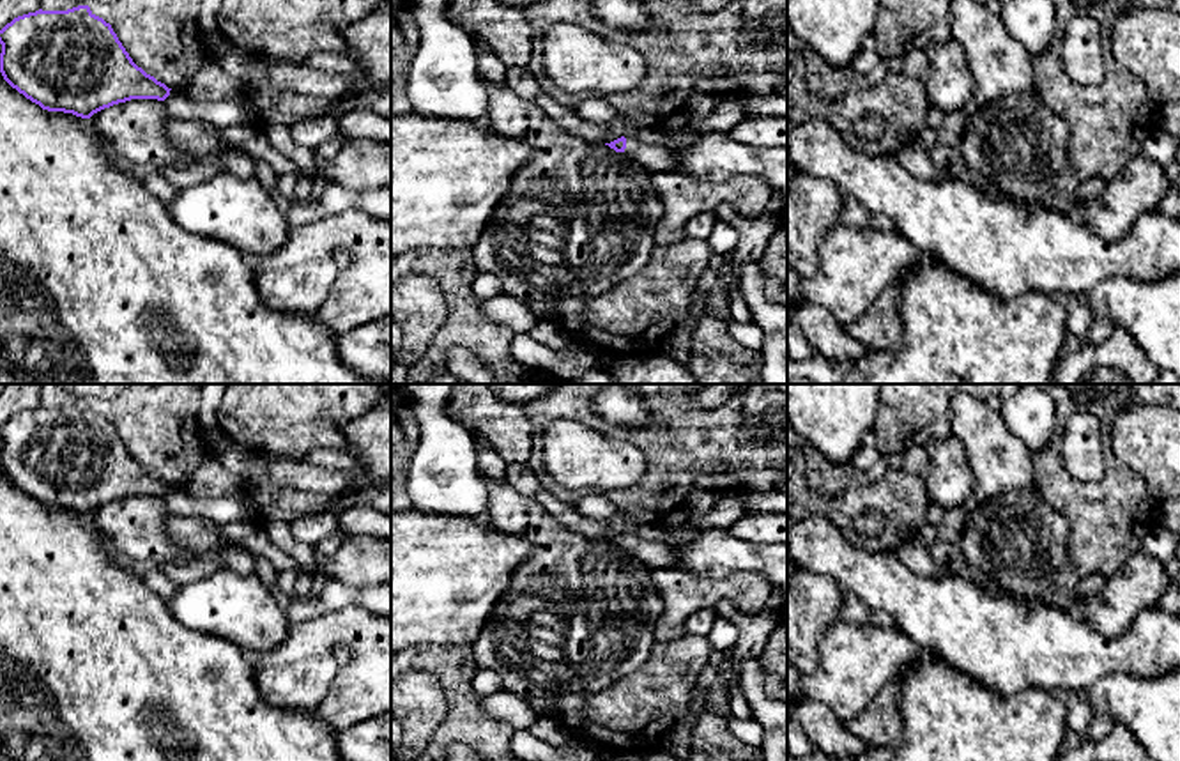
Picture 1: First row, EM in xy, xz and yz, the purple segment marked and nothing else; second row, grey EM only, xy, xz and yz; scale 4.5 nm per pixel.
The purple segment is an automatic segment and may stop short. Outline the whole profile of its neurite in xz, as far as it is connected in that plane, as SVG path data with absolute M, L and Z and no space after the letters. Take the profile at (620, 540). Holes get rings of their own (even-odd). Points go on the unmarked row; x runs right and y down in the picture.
M617 534L610 540L605 540L616 549L624 549L630 556L639 559L642 565L653 570L676 568L678 552L663 542L647 542L635 534Z

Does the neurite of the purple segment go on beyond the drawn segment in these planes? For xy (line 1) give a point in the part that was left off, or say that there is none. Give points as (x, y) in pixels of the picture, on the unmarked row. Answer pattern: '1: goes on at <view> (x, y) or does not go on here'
1: does not go on here

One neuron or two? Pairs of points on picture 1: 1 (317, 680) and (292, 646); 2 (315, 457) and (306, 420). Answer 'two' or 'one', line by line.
1: two
2: two

